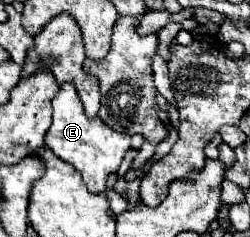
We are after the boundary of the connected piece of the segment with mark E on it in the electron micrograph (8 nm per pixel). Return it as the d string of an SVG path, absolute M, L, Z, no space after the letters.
M66 82L60 86L58 96L52 100L52 126L46 132L46 148L58 158L72 164L84 178L90 192L106 192L106 178L120 168L120 162L130 148L130 134L116 132L102 118L88 118L74 84Z

